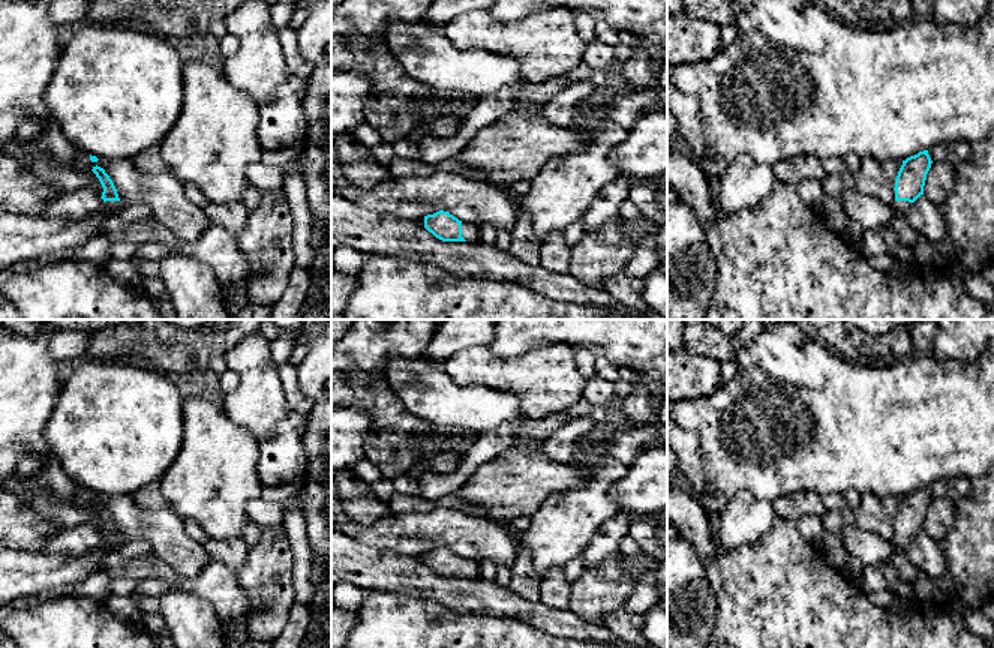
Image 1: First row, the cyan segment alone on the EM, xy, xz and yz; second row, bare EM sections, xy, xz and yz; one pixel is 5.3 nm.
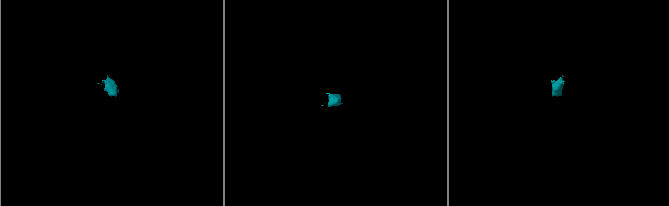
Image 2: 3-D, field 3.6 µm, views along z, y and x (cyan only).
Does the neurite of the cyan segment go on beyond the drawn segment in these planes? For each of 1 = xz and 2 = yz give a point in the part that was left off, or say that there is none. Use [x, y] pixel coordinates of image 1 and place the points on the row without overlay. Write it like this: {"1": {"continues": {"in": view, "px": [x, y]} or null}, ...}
{"1": {"continues": {"in": "xz", "px": [471, 569]}}, "2": {"continues": {"in": "yz", "px": [900, 543]}}}

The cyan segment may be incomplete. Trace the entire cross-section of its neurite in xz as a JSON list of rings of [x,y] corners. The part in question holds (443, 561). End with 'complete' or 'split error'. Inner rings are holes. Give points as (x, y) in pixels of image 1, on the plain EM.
[[[444,546],[420,554],[415,558],[442,578],[480,578],[478,561],[462,558]]]; split error

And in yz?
[[[928,486],[919,488],[903,496],[894,524],[895,537],[892,538],[892,544],[897,550],[904,552],[910,540],[924,531],[924,522],[931,500],[933,496]]]; split error

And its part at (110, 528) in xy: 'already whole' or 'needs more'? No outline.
needs more

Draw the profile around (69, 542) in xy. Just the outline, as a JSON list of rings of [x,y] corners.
[[[82,524],[48,536],[40,550],[63,556],[81,556],[103,544],[103,536],[94,526]]]

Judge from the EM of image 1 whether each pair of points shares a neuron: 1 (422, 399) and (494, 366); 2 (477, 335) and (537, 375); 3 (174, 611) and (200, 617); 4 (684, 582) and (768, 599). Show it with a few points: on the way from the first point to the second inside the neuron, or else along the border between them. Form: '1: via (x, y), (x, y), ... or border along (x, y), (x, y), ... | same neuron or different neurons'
1: border along (440, 366), (458, 383), (483, 384), (492, 389) | different neurons
2: border along (488, 345), (471, 345), (453, 354) | different neurons
3: via (180, 611), (188, 617), (194, 617) | same neuron
4: border along (705, 564), (705, 576), (715, 599), (715, 621) | different neurons

